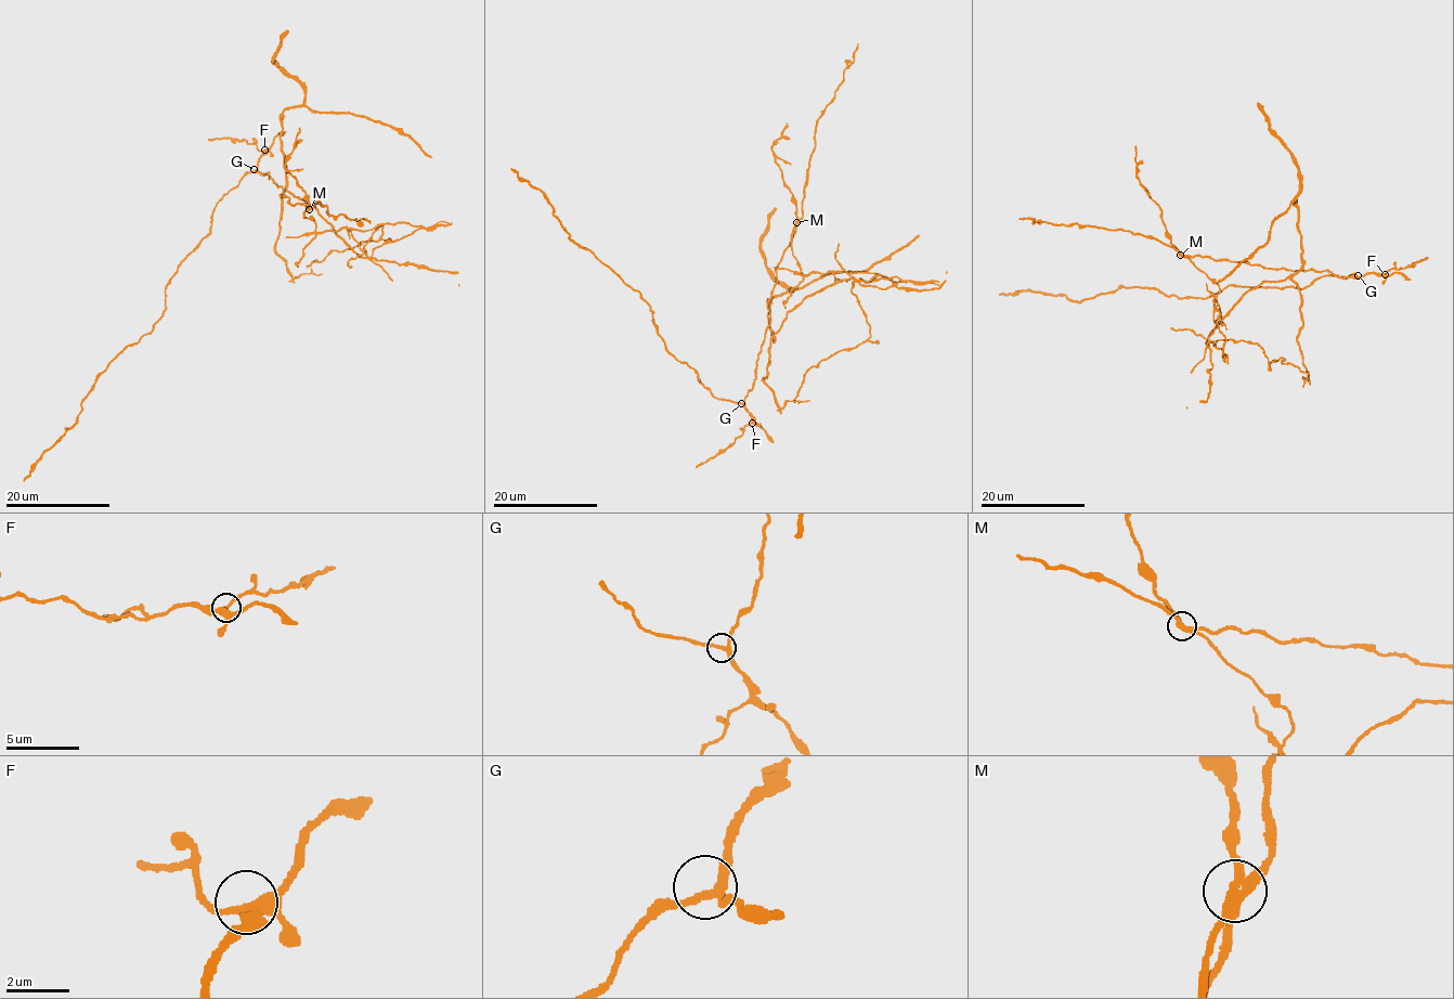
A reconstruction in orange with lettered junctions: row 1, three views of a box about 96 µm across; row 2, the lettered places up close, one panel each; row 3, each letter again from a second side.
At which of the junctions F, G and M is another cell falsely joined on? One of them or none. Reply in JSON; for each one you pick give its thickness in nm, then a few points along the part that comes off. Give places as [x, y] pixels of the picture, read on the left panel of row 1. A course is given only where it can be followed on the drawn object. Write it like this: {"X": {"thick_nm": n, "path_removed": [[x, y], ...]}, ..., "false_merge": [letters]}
{"M": {"thick_nm": 280, "path_removed": [[309, 209], [317, 232], [343, 228], [366, 256], [286, 187], [283, 111], [366, 116], [431, 158]]}, "false_merge": ["M"]}

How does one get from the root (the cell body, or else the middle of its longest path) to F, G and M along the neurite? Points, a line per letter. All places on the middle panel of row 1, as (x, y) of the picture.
F: (771, 293), (767, 305), (770, 325), (758, 355), (753, 386), (744, 402), (752, 423)
G: (771, 293), (767, 305), (770, 325), (758, 355), (753, 386), (741, 403)
M: (771, 293), (777, 282), (777, 263), (791, 241), (796, 221)

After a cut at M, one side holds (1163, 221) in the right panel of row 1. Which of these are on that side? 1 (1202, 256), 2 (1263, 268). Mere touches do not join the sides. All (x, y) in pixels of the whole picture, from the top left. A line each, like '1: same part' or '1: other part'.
1: other part
2: other part

